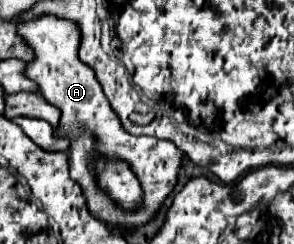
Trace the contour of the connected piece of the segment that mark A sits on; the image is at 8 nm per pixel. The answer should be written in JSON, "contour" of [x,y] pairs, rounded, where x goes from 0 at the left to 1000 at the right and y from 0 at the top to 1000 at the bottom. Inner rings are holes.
{"contour":[[[139,66],[112,90],[65,107],[65,139],[99,172],[119,213],[119,254],[92,262],[92,311],[133,344],[139,385],[207,451],[207,516],[187,533],[201,557],[235,557],[235,664],[241,664],[241,721],[262,738],[289,787],[303,828],[303,861],[337,885],[344,902],[371,910],[391,934],[466,934],[507,910],[527,869],[541,861],[561,803],[602,754],[602,705],[622,664],[622,623],[588,582],[541,574],[520,557],[452,557],[418,533],[412,492],[371,443],[371,418],[344,369],[344,344],[323,320],[323,295],[282,262],[262,230],[269,205],[269,115],[255,90],[207,82],[187,66]],[[316,648],[364,648],[364,656],[418,656],[473,730],[486,770],[486,836],[466,869],[425,869],[418,852],[391,844],[391,828],[337,770],[330,721],[310,689]]]}

